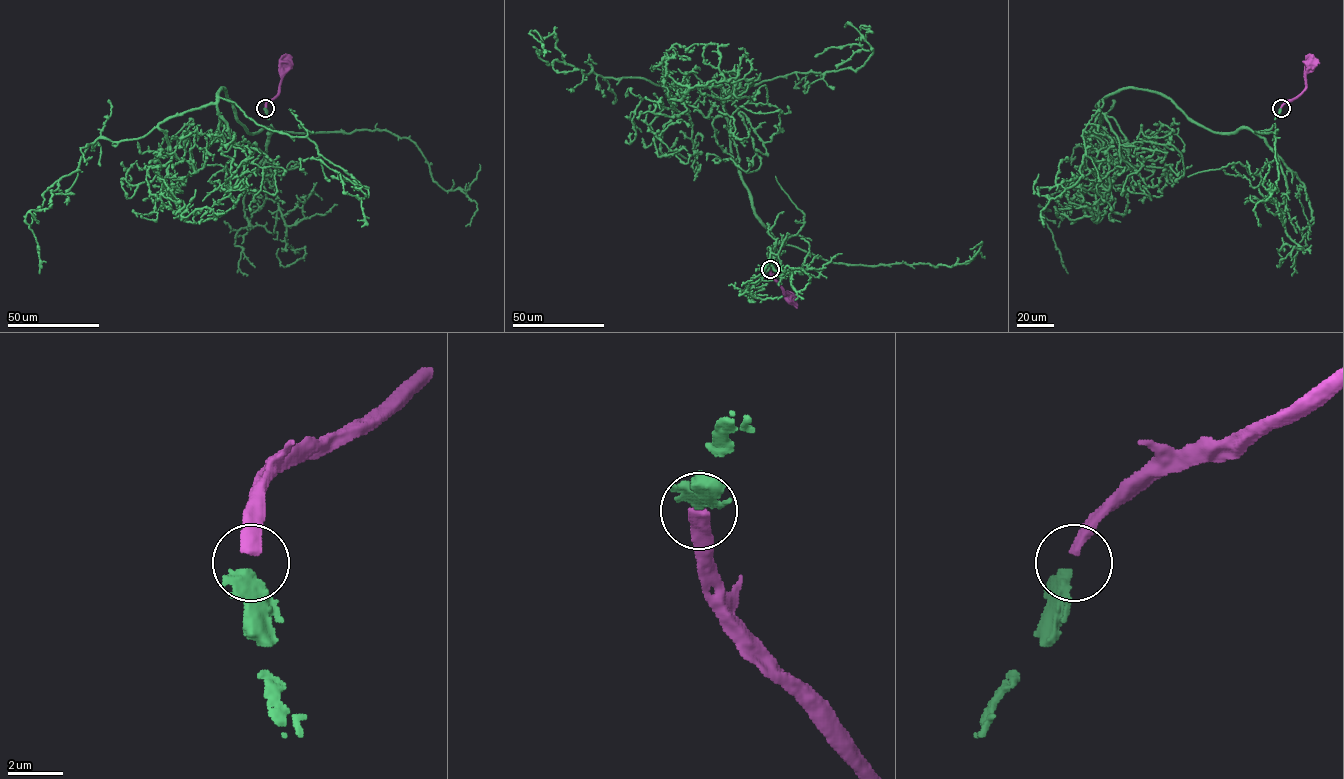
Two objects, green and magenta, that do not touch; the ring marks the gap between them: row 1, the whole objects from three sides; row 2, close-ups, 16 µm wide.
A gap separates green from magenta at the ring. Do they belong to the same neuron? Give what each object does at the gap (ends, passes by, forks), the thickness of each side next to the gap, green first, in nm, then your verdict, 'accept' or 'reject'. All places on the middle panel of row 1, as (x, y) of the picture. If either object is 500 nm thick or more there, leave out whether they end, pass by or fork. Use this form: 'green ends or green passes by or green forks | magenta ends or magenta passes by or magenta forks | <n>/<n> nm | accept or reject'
green passes by | magenta ends | 360/440 nm | accept

